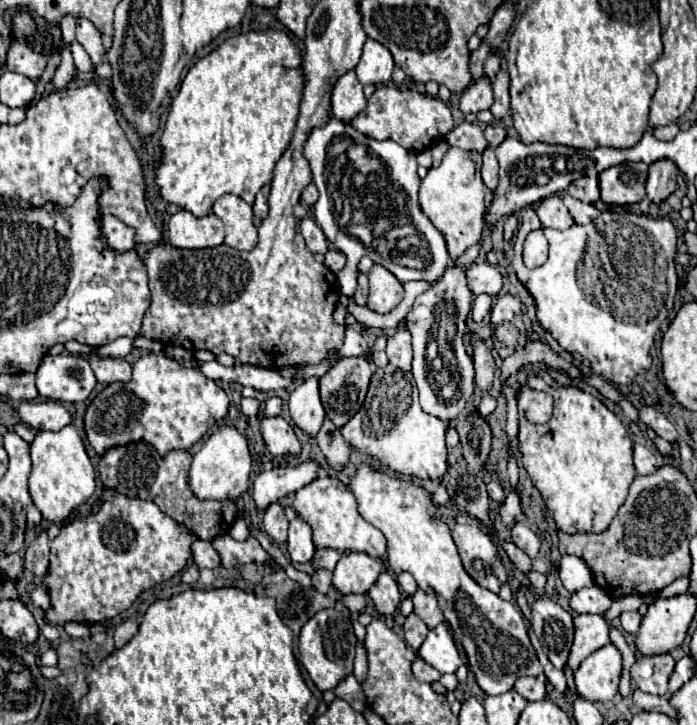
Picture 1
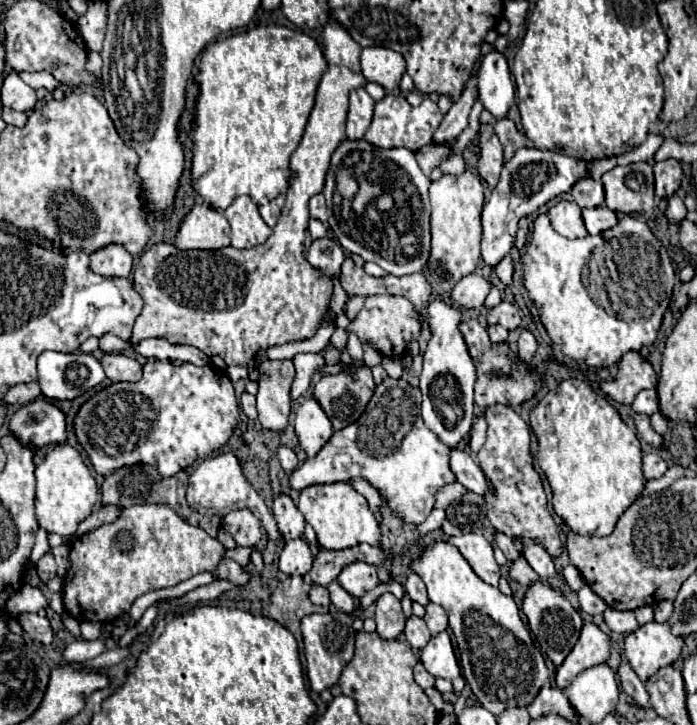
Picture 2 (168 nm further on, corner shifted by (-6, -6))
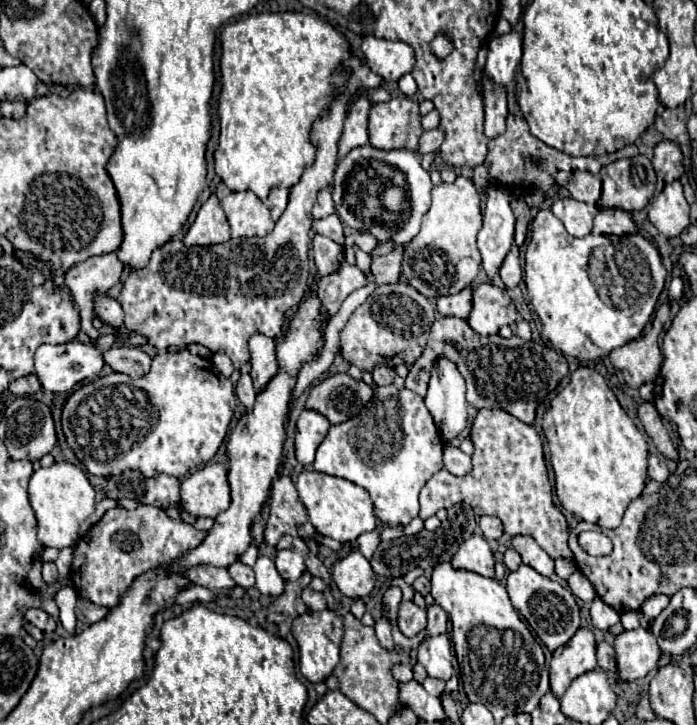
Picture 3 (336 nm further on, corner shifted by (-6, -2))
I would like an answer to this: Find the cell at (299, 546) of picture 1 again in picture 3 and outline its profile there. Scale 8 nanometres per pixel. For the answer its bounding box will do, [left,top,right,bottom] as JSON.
[275,549,307,581]

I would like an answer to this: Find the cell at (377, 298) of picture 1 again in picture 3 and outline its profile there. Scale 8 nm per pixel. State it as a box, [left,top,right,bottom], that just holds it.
[341,283,435,373]

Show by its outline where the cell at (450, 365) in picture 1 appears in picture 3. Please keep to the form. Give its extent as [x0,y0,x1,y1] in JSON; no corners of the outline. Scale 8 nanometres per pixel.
[425,357,469,441]

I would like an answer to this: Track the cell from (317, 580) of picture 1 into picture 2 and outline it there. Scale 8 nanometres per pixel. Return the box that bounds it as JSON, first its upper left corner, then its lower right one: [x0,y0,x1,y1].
[309,585,331,607]

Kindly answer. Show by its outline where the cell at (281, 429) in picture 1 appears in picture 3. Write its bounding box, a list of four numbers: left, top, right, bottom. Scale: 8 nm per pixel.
[249,335,279,391]

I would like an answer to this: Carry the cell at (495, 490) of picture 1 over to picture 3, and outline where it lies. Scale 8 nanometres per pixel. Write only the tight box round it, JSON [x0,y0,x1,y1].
[443,443,471,475]

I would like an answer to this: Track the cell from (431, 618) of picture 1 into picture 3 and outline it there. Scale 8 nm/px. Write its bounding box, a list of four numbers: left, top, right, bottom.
[427,605,447,635]

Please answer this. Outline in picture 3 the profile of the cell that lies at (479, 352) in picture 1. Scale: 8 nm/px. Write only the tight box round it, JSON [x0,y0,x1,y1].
[405,317,569,425]

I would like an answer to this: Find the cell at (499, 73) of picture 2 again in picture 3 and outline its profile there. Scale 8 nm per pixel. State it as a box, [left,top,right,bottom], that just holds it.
[485,31,523,85]

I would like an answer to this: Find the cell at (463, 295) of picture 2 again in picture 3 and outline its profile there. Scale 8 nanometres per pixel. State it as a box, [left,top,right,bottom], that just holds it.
[437,287,471,319]

